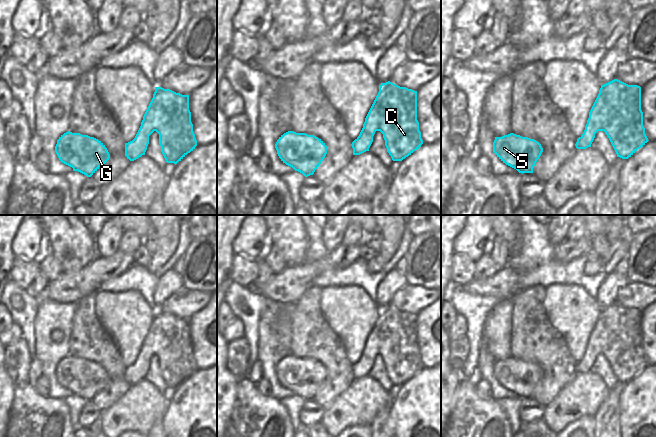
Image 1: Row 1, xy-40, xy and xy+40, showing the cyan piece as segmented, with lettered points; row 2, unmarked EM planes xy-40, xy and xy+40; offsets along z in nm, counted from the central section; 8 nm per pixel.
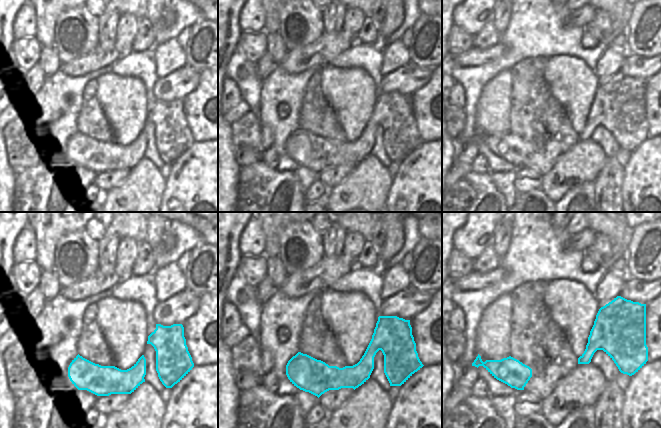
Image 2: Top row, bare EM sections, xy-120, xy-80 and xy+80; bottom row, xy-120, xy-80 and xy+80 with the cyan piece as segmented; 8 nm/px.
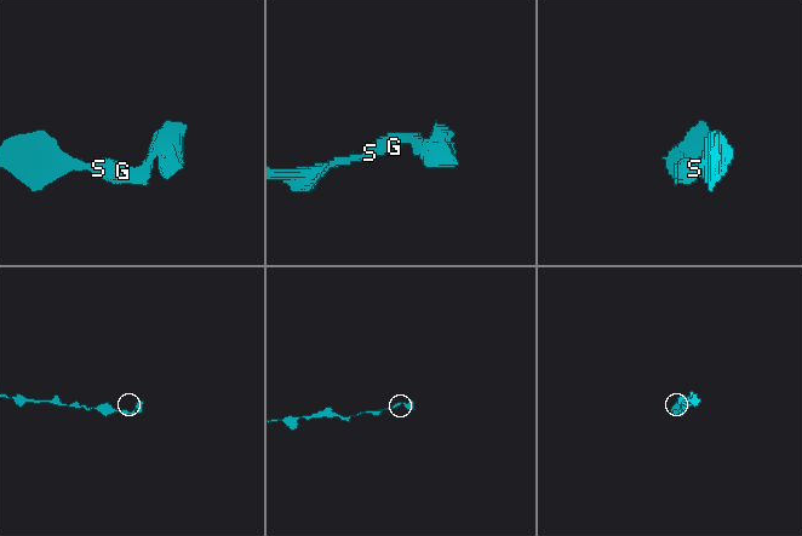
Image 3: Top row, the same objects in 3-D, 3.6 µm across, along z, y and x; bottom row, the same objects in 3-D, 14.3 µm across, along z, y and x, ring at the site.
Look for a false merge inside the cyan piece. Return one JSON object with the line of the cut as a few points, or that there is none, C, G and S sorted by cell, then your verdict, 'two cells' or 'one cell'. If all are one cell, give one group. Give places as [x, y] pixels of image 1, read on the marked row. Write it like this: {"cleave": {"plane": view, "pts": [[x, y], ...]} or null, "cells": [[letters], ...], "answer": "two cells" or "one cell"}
{"cleave": null, "cells": [["C", "G", "S"]], "answer": "one cell"}

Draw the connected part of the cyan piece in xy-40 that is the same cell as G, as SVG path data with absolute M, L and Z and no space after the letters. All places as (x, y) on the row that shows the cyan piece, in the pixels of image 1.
M70 131L59 137L55 152L62 163L87 177L91 177L110 158L107 148L101 141Z

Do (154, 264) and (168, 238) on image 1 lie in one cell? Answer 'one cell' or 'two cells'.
one cell

